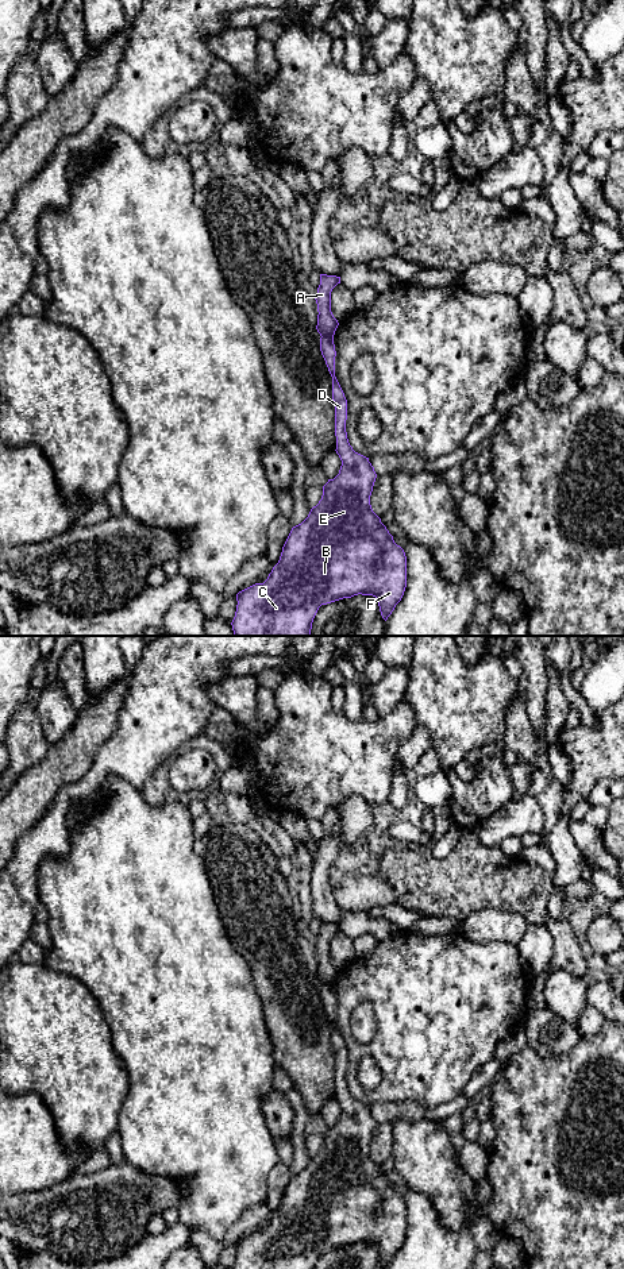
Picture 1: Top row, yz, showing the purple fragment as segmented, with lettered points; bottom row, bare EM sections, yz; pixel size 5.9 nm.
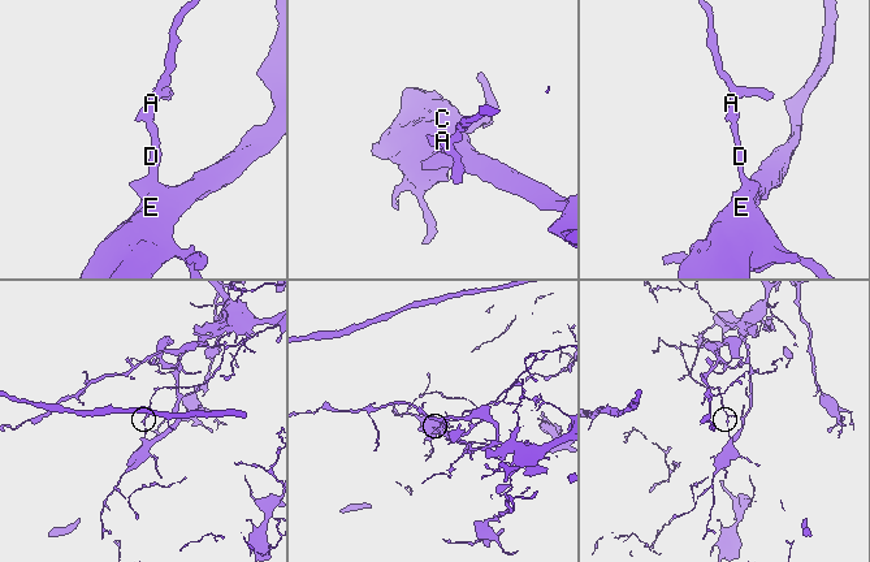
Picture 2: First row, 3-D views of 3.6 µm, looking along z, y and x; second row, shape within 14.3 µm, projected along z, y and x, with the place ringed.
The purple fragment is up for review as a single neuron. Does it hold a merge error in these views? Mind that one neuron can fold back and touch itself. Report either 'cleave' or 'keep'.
cleave

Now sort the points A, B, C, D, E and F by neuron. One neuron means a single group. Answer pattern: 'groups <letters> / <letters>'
groups A / B C D E F

